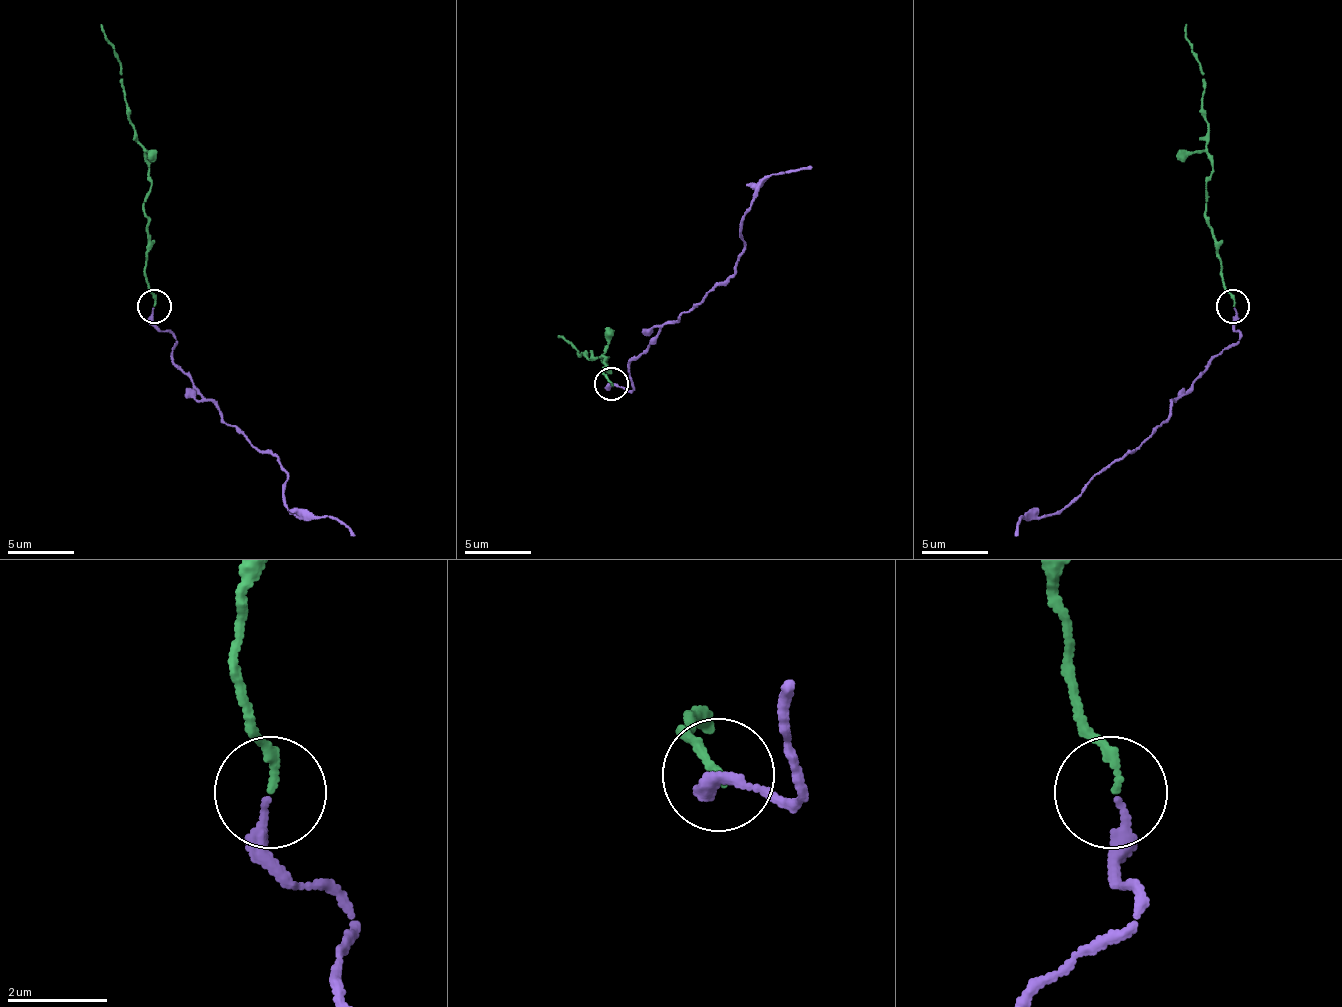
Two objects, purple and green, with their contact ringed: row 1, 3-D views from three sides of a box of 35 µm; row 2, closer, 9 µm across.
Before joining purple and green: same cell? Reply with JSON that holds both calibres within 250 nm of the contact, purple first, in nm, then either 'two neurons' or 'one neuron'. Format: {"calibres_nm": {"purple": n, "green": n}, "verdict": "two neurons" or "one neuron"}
{"calibres_nm": {"purple": 200, "green": 150}, "verdict": "one neuron"}

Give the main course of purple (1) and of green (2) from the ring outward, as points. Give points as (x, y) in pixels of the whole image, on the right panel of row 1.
1: (1233, 307), (1240, 337), (1213, 360), (1160, 423), (1070, 500), (1040, 516), (1020, 516), (1017, 536)
2: (1233, 307), (1207, 211), (1210, 171), (1203, 74), (1187, 24)

